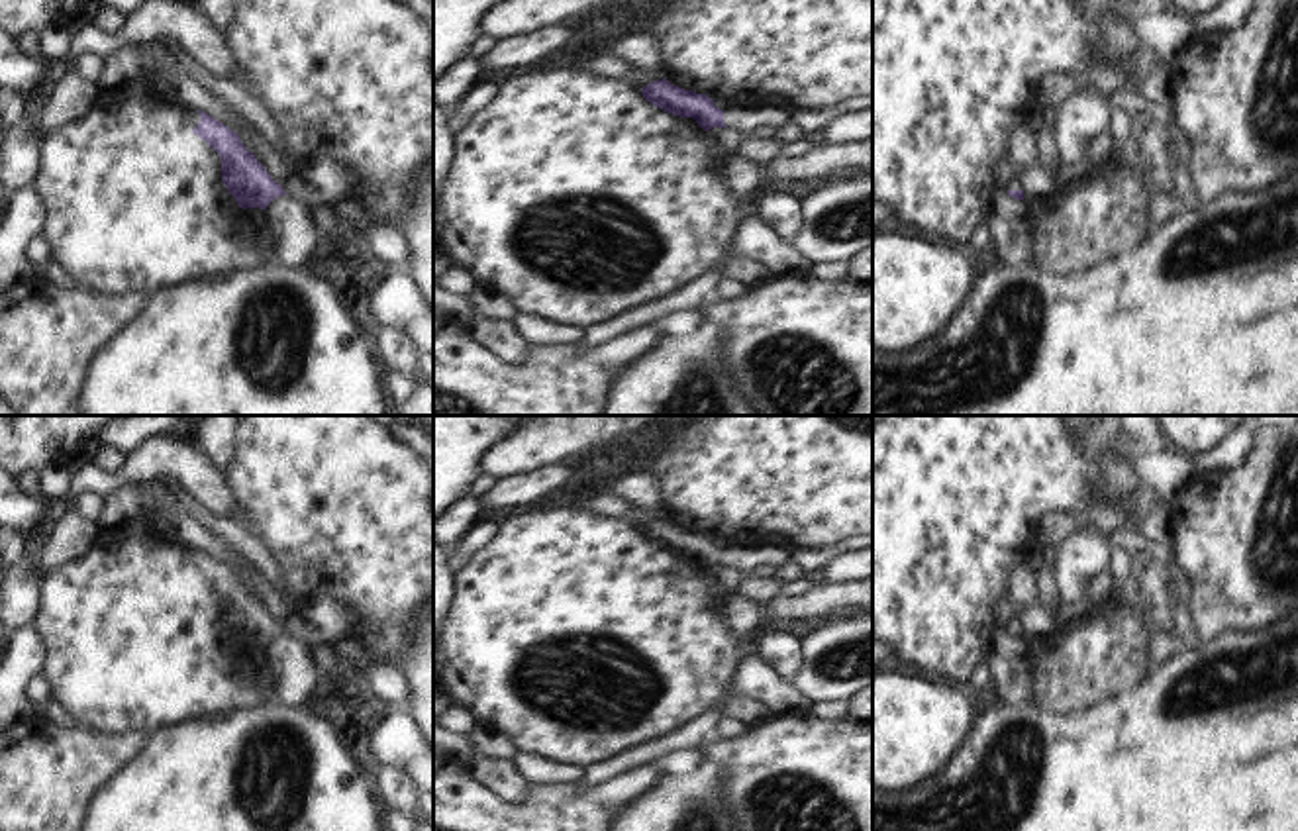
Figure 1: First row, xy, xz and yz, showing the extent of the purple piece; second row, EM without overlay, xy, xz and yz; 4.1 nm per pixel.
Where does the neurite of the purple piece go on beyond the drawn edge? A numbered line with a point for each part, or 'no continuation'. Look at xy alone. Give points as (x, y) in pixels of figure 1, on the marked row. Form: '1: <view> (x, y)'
1: xy (293, 185)

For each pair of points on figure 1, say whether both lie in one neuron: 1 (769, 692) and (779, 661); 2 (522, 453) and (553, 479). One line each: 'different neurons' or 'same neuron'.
1: different neurons
2: different neurons

